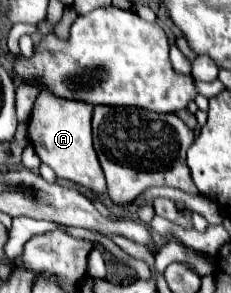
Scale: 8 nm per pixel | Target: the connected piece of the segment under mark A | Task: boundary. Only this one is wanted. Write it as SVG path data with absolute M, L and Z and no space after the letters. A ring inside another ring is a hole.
M40 92L30 112L28 140L32 142L40 160L48 164L60 180L70 180L94 192L106 192L104 172L92 146L92 110L94 106L90 104L82 104L76 100L58 100L56 96L46 96L46 92Z

